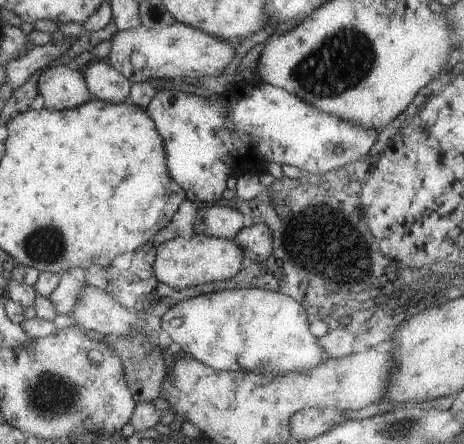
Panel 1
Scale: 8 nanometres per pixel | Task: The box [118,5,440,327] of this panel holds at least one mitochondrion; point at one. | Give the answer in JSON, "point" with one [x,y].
{"point":[338,63]}

